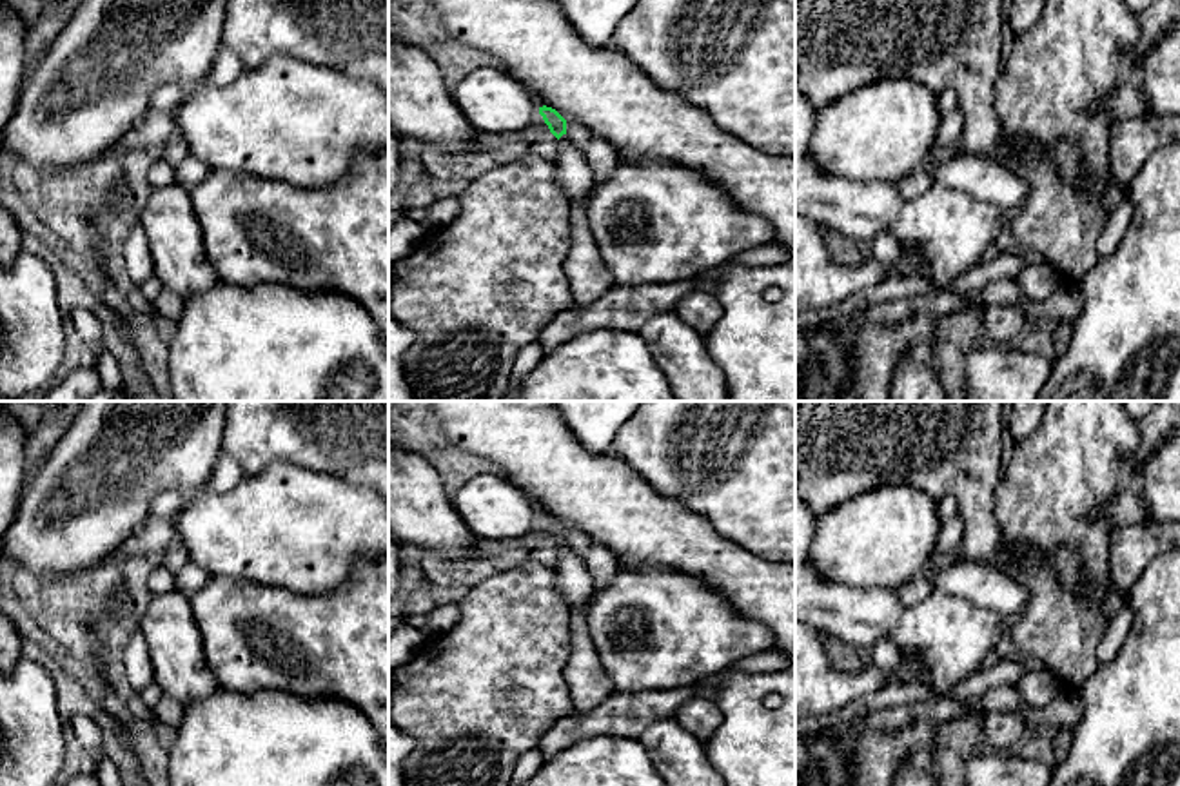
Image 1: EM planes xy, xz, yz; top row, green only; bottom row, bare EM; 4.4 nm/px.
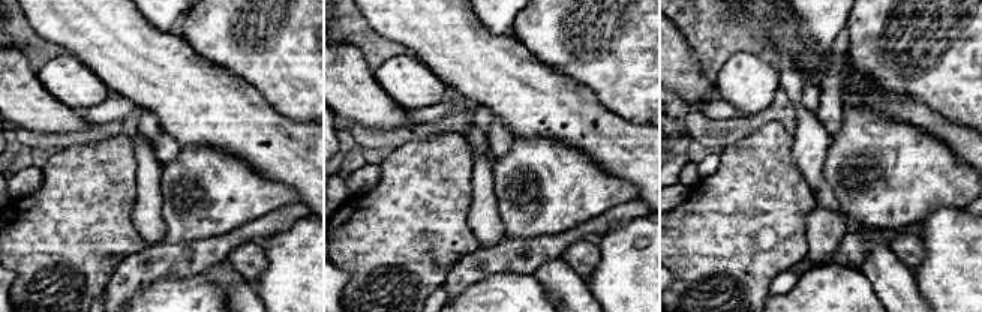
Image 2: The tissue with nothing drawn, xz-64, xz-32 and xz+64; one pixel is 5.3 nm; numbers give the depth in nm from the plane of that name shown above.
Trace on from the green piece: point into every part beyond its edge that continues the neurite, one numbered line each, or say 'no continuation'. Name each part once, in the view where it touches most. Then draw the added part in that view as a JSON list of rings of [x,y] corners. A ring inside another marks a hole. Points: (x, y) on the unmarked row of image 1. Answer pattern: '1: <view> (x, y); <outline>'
1: xz (572, 578); [[[563,541],[557,548],[559,548],[559,559],[554,568],[556,586],[561,594],[563,603],[572,612],[577,606],[586,606],[590,597],[595,594],[594,579],[585,565],[585,559],[577,557],[568,548],[566,541]]]

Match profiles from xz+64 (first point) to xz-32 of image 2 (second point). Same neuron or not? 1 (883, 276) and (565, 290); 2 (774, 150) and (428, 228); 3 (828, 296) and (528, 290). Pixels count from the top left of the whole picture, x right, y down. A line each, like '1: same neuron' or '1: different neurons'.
1: same neuron
2: same neuron
3: same neuron

